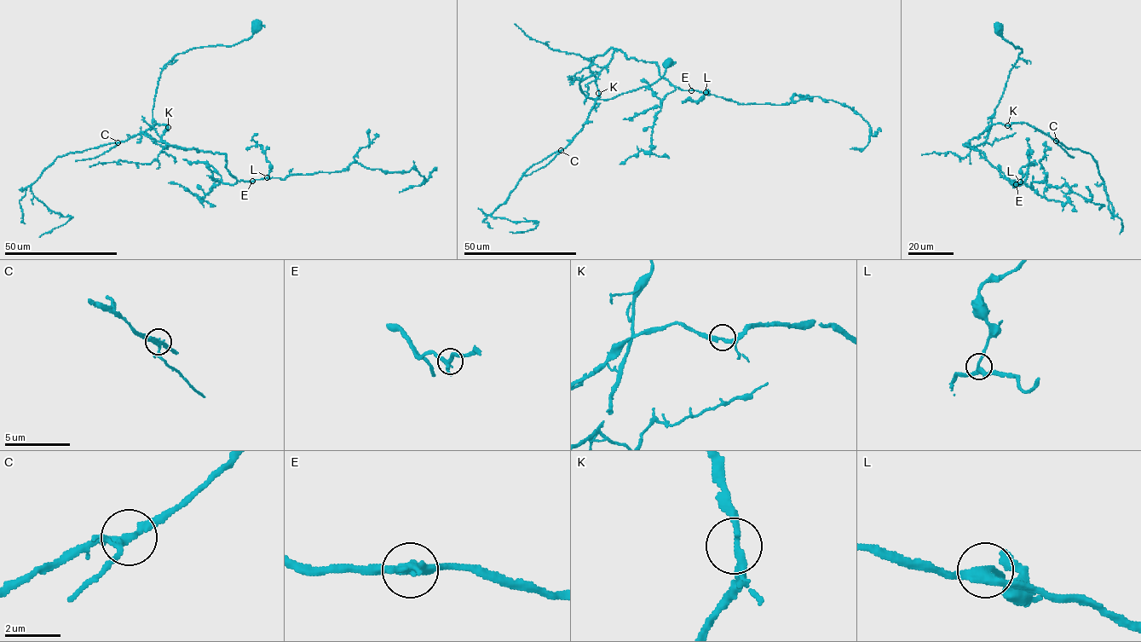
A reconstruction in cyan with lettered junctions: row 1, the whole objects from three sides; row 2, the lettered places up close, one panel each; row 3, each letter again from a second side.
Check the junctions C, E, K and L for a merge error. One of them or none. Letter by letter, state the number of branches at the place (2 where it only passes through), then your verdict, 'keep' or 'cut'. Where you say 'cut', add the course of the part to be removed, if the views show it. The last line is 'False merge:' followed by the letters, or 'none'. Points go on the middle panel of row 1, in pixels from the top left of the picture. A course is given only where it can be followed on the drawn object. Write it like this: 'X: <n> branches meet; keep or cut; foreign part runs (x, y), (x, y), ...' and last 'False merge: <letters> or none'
C: 3 branches meet; keep
E: 3 branches meet; keep
K: 3 branches meet; keep
L: 3 branches meet; keep
False merge: none

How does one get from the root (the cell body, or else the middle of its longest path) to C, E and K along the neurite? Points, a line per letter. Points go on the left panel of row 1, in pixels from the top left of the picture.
C: (256, 26), (235, 44), (196, 47), (164, 66), (153, 129), (187, 150), (162, 141), (167, 125), (118, 142)
E: (256, 26), (235, 44), (175, 54), (152, 110), (169, 145), (224, 153), (231, 176), (252, 181)
K: (256, 26), (235, 44), (196, 47), (165, 65), (153, 129), (187, 150), (162, 141), (167, 127)

